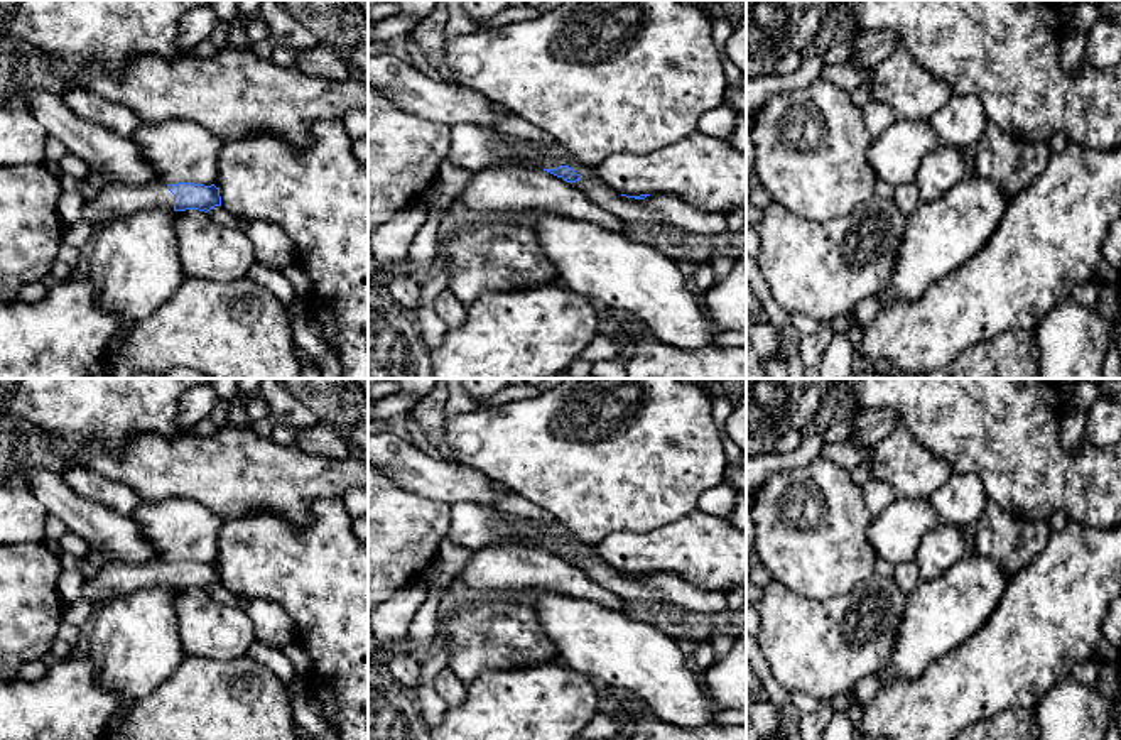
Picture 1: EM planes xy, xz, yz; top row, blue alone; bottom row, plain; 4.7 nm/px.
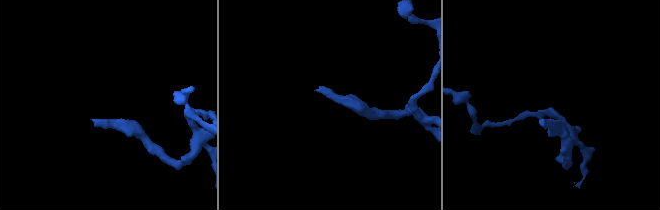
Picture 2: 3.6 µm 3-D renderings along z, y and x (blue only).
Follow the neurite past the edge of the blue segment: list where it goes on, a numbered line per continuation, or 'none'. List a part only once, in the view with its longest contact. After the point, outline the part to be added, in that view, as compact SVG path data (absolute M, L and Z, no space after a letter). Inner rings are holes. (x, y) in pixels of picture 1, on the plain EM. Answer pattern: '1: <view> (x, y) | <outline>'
1: xy (117, 578) | M165 561L149 564L105 564L98 574L83 581L79 596L100 607L106 600L128 591L164 586L174 590L174 573Z

